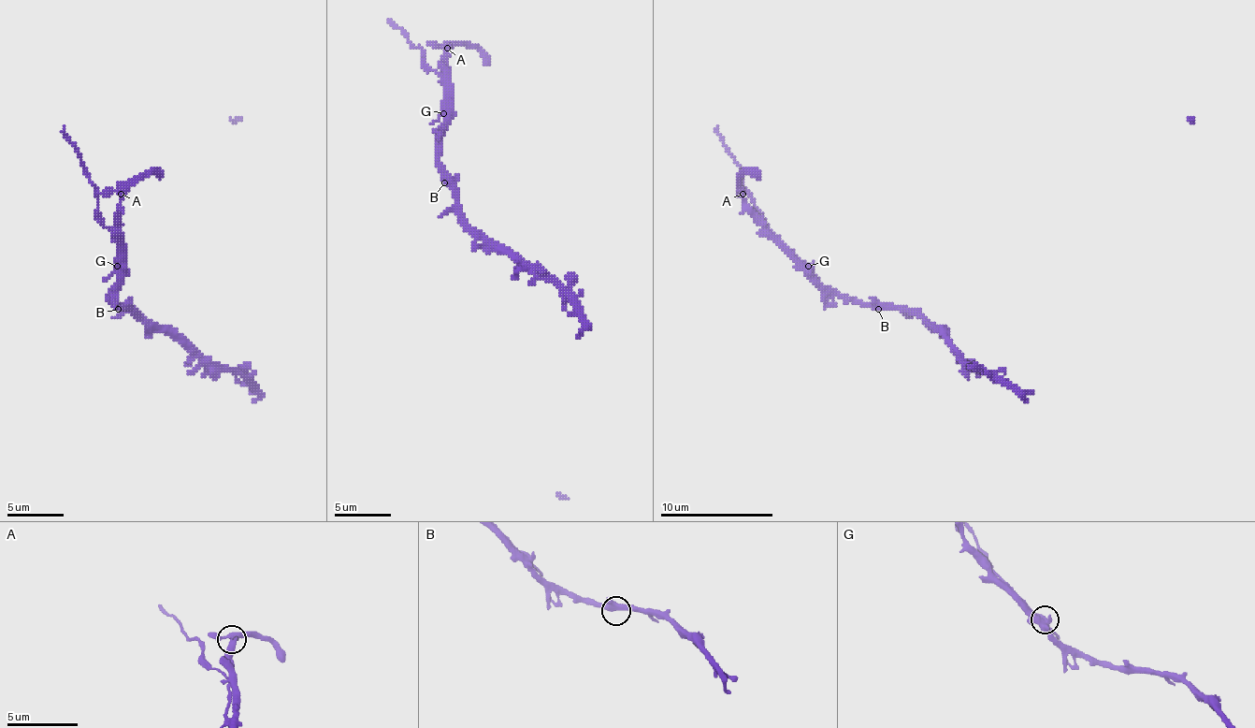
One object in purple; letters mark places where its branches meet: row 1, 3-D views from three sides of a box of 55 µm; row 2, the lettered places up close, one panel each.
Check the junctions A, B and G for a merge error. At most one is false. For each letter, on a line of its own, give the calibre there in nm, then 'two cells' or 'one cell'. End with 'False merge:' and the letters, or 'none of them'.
A: calibre 360 nm; one cell
B: calibre 380 nm; one cell
G: calibre 360 nm; two cells
False merge: G

